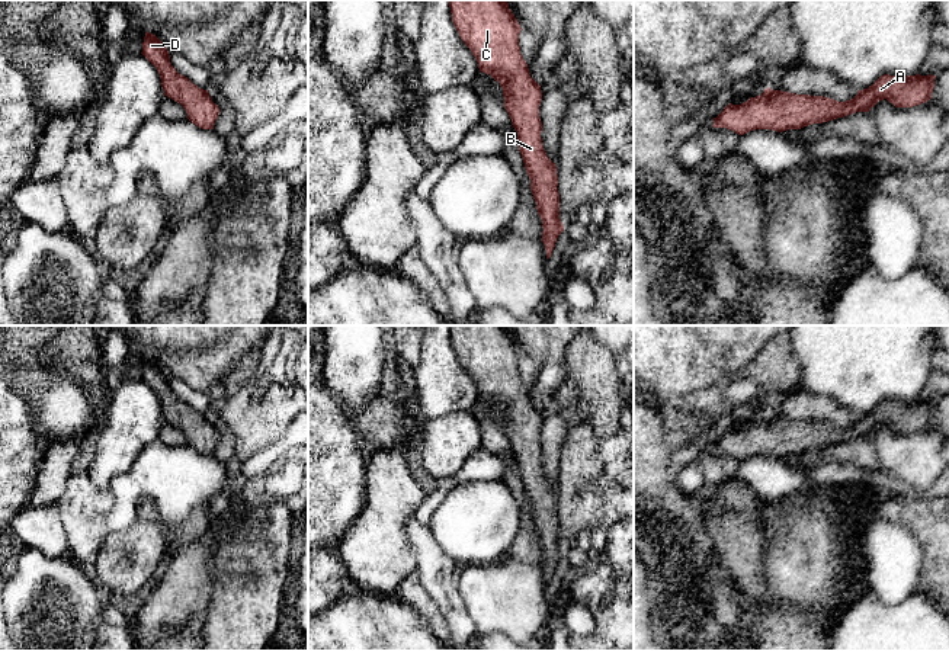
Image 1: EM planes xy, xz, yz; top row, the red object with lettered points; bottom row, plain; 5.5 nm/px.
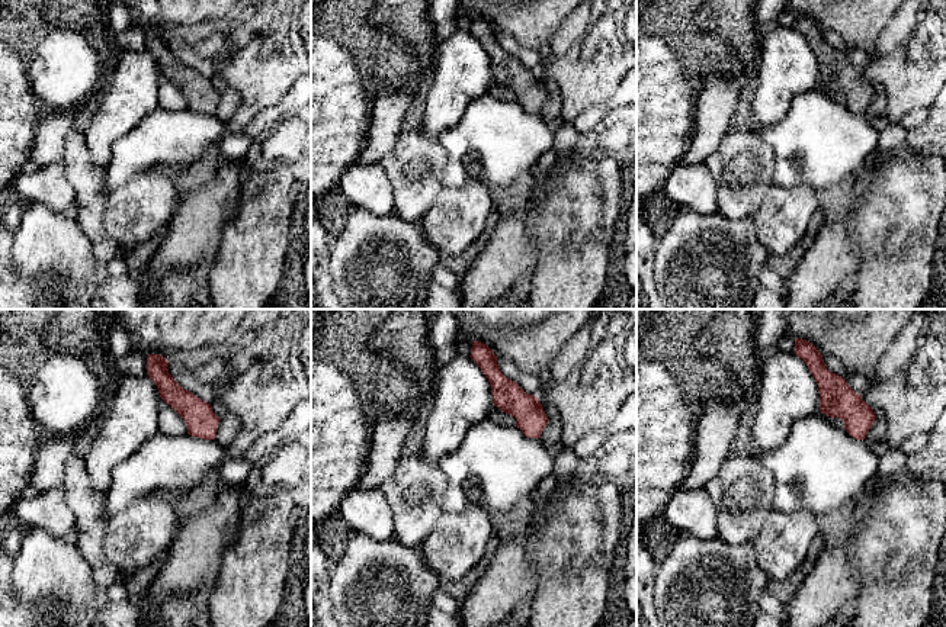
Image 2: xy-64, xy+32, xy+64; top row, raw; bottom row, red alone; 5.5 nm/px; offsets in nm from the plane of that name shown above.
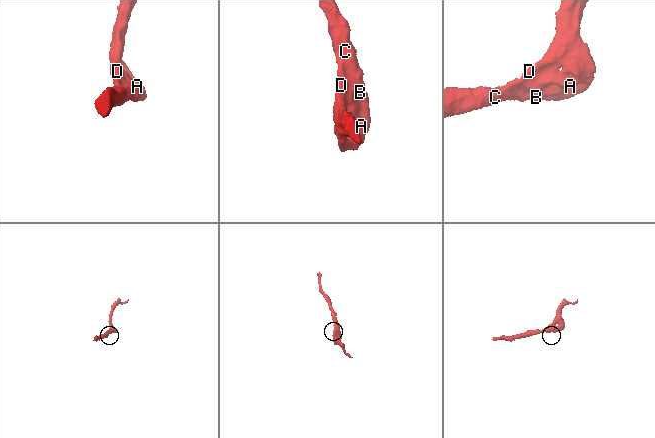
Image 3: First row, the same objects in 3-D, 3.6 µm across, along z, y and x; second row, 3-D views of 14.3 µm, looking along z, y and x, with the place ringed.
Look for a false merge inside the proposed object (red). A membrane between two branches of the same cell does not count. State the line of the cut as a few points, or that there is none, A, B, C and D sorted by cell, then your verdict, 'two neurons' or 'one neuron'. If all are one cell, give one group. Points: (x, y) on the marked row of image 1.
no cut; A B C D; one neuron

